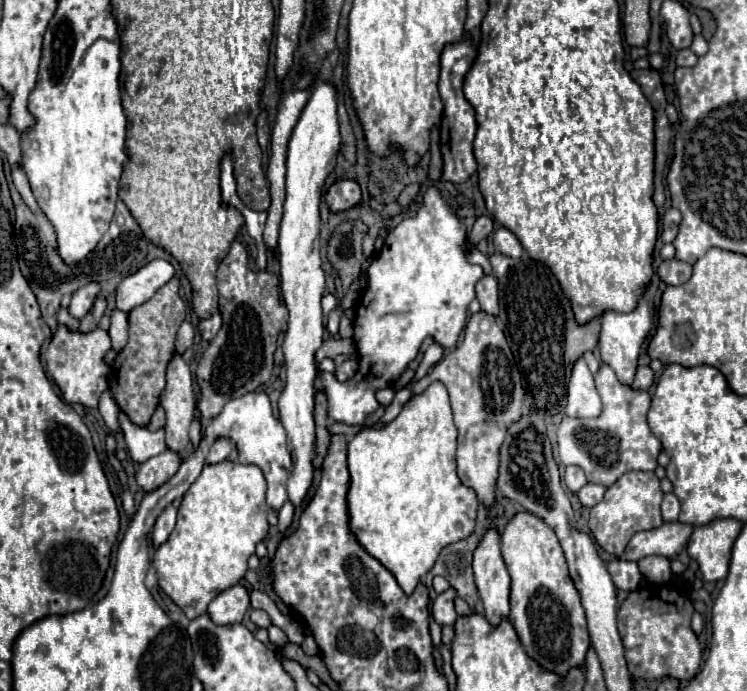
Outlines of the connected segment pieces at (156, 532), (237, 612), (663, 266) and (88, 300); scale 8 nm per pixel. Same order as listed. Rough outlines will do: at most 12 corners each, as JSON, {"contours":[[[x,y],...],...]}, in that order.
{"contours":[[[176,507],[158,515],[152,529],[154,547],[168,539],[176,525]],[[238,583],[218,593],[208,615],[218,625],[240,623],[250,593]],[[678,259],[662,261],[656,275],[666,285],[682,285],[692,267]],[[88,283],[72,295],[70,313],[76,319],[90,311],[100,283]]]}

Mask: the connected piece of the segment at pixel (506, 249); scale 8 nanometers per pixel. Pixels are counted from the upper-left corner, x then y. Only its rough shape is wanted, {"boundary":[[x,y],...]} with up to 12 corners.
{"boundary":[[496,227],[494,247],[508,257],[524,251],[518,237],[506,227]]}

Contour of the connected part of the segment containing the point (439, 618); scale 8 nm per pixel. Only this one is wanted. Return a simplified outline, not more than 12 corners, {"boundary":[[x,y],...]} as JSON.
{"boundary":[[448,589],[432,603],[432,617],[438,625],[454,625],[454,597]]}

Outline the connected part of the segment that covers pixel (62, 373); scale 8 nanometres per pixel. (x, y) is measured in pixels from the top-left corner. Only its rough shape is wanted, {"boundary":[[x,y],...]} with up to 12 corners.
{"boundary":[[58,325],[46,369],[68,403],[98,407],[108,389],[104,329]]}

